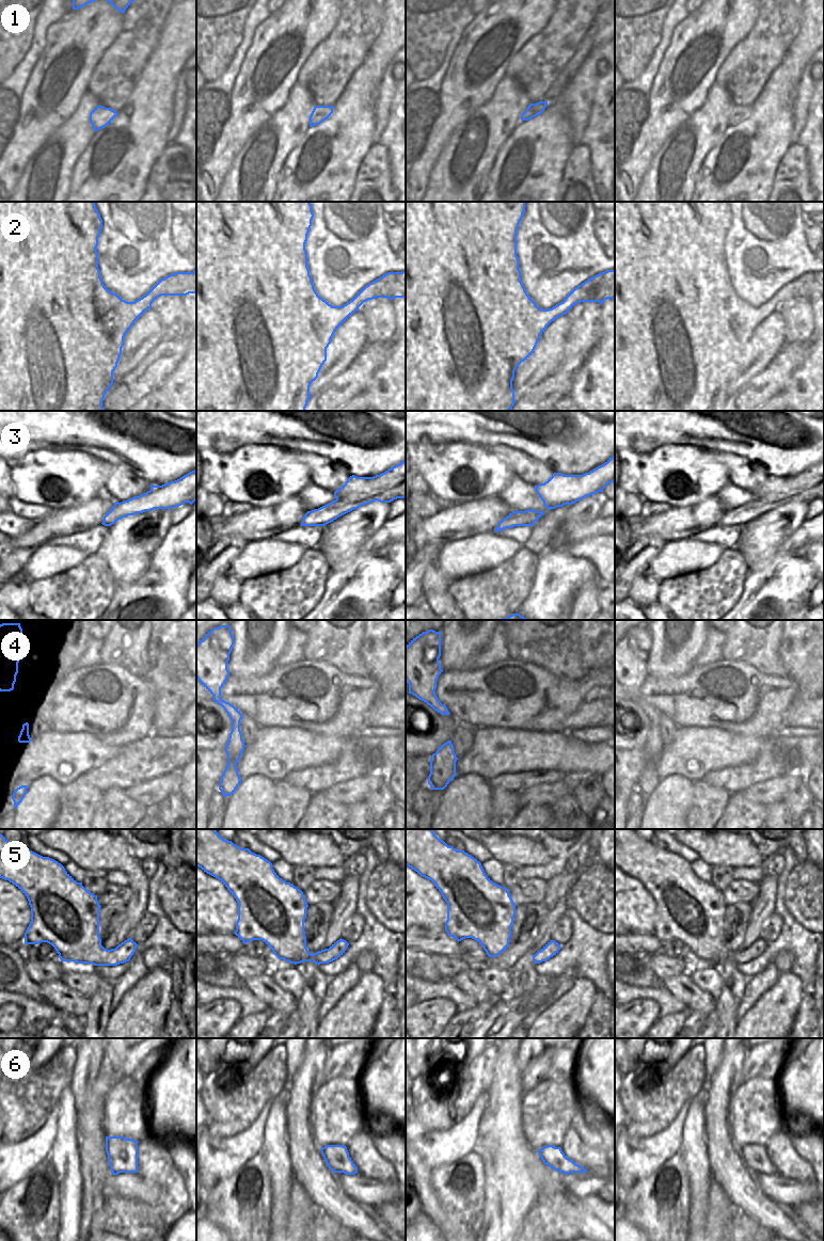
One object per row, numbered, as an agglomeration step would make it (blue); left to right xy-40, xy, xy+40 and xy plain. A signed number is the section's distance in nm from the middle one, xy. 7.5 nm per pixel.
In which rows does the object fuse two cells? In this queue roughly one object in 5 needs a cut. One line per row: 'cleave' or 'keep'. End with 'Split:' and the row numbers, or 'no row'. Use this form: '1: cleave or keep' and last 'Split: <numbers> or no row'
1: keep
2: keep
3: cleave
4: keep
5: keep
6: keep
Split: 3

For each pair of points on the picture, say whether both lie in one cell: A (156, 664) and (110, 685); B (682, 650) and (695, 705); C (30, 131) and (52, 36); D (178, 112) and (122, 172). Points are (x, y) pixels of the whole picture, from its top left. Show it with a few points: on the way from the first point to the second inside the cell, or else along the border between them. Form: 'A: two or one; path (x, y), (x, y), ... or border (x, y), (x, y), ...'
A: two; border (143, 677), (154, 690), (154, 700)
B: two; border (694, 665), (680, 675), (663, 677)
C: one; path (38, 108), (36, 88), (51, 60)
D: two; border (175, 93), (172, 125), (167, 134), (167, 142)

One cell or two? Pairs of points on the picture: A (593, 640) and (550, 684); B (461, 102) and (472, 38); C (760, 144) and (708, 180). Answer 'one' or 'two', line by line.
A: two
B: one
C: one

